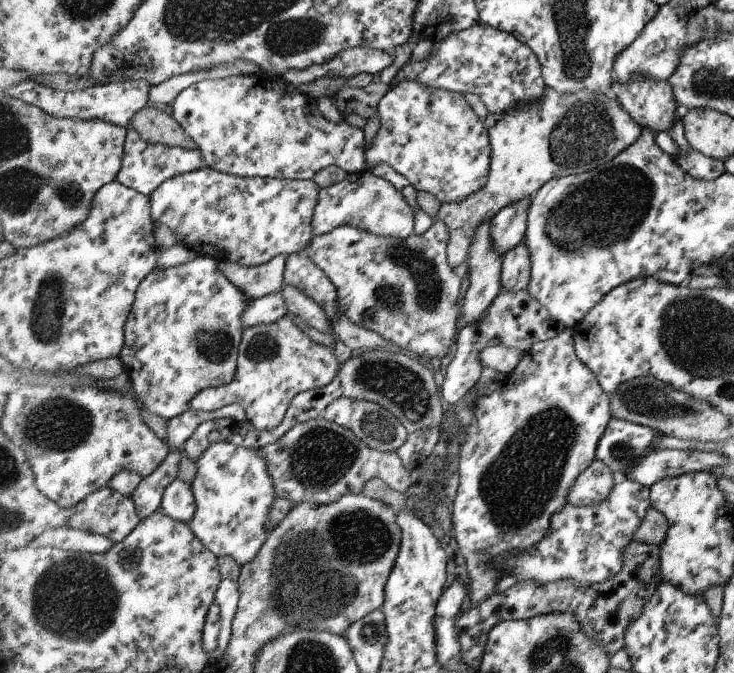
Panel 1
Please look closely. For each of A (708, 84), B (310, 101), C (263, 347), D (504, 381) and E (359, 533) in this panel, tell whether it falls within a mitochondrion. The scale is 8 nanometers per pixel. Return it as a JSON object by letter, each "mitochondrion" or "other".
{"A":"mitochondrion","B":"other","C":"mitochondrion","D":"other","E":"mitochondrion"}

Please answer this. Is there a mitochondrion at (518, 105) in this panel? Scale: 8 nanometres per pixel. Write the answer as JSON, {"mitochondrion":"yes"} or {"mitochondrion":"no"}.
{"mitochondrion":"no"}

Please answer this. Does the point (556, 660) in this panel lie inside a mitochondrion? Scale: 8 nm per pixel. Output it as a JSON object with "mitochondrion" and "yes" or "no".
{"mitochondrion":"yes"}

